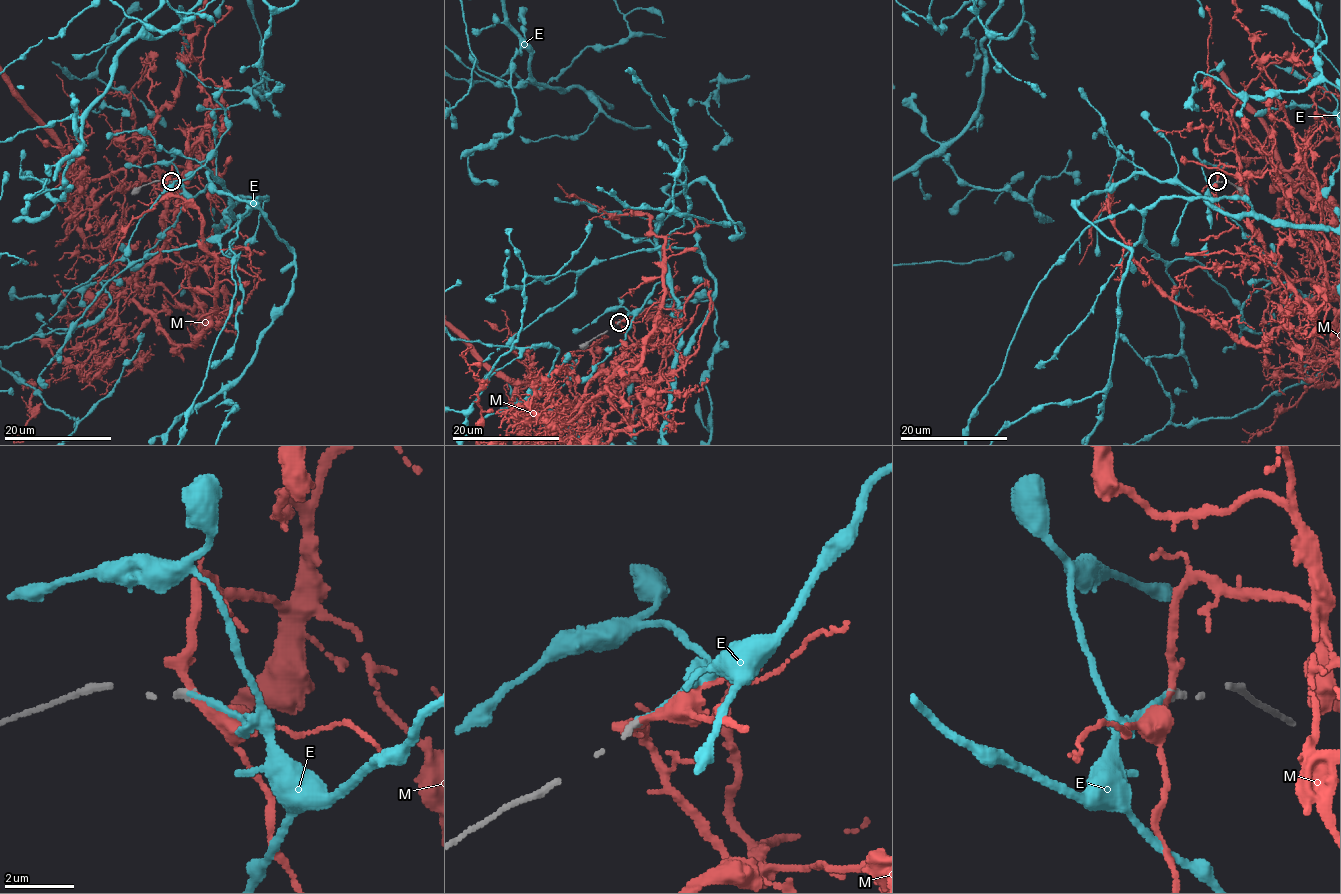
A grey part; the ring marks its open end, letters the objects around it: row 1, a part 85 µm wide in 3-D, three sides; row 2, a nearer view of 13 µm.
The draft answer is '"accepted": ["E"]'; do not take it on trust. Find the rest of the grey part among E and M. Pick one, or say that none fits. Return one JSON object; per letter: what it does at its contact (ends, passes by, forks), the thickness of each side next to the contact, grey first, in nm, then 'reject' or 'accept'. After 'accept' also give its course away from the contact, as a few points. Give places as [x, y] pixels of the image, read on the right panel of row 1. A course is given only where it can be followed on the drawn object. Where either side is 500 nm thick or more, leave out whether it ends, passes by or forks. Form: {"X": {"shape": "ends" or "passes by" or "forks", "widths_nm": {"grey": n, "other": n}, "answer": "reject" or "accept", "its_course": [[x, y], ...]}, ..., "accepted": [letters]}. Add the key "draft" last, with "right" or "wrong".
{"E": {"shape": "ends", "widths_nm": {"grey": 190, "other": 150}, "answer": "accept"}, "M": {"shape": "passes by", "widths_nm": {"grey": 190, "other": 240}, "answer": "reject"}, "accepted": ["E"], "draft": "right"}

